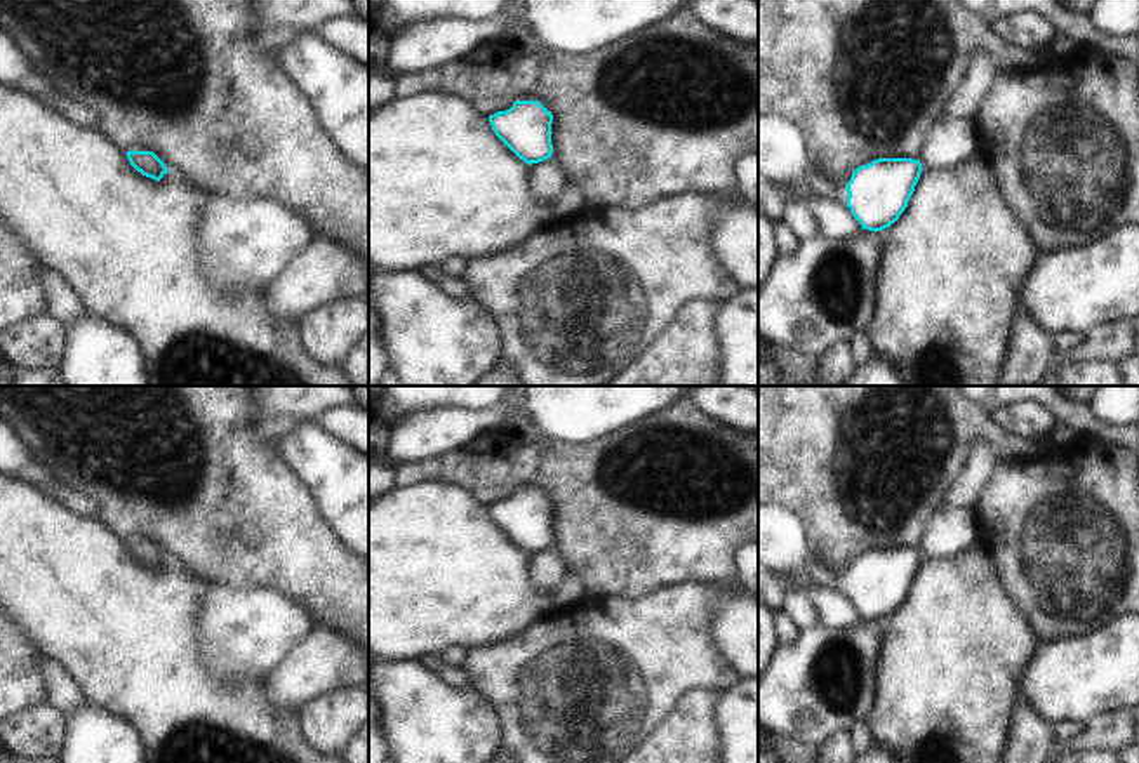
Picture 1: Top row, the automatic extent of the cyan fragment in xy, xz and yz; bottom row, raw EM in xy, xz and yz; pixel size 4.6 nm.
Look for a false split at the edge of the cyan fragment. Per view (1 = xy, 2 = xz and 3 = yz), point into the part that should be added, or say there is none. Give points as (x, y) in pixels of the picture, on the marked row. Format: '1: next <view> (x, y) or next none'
1: next none
2: next none
3: next yz (814, 185)

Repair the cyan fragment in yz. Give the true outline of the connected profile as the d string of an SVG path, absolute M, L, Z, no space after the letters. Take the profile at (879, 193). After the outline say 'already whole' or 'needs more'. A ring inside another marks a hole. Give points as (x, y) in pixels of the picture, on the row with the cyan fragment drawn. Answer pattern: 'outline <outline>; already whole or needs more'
outline M878 158L857 167L845 186L835 186L809 165L802 182L776 189L788 203L812 196L845 202L863 229L876 233L904 212L922 170L920 160Z; needs more

